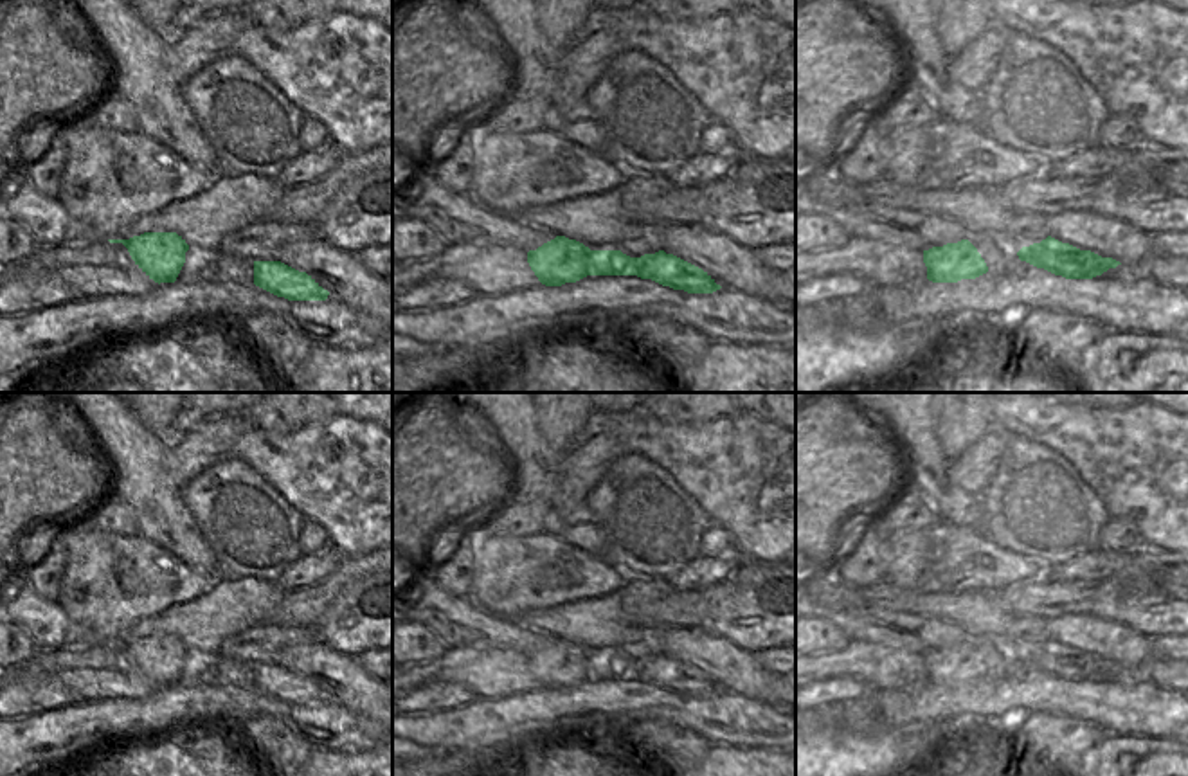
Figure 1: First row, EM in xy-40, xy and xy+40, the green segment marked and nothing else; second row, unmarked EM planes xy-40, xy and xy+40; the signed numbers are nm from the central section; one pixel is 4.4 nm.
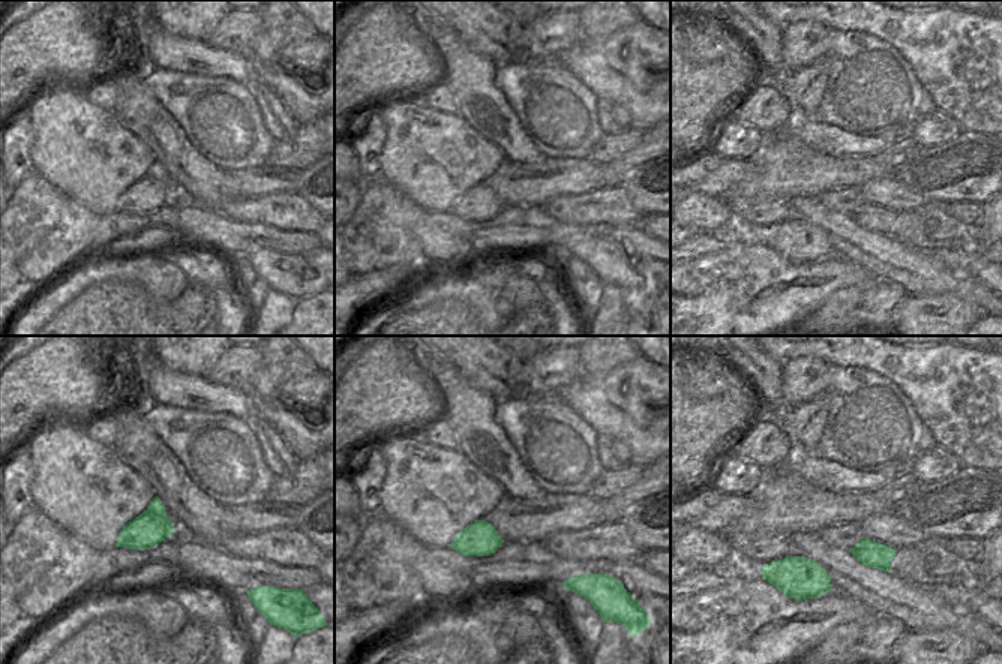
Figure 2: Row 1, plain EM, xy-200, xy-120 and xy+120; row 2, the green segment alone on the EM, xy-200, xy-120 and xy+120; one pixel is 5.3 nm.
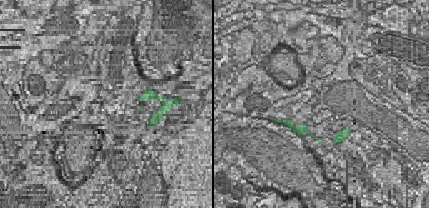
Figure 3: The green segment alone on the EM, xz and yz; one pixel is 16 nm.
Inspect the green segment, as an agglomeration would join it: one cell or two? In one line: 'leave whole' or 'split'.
split

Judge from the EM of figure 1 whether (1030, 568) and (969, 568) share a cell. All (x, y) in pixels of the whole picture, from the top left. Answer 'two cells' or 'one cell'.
one cell

